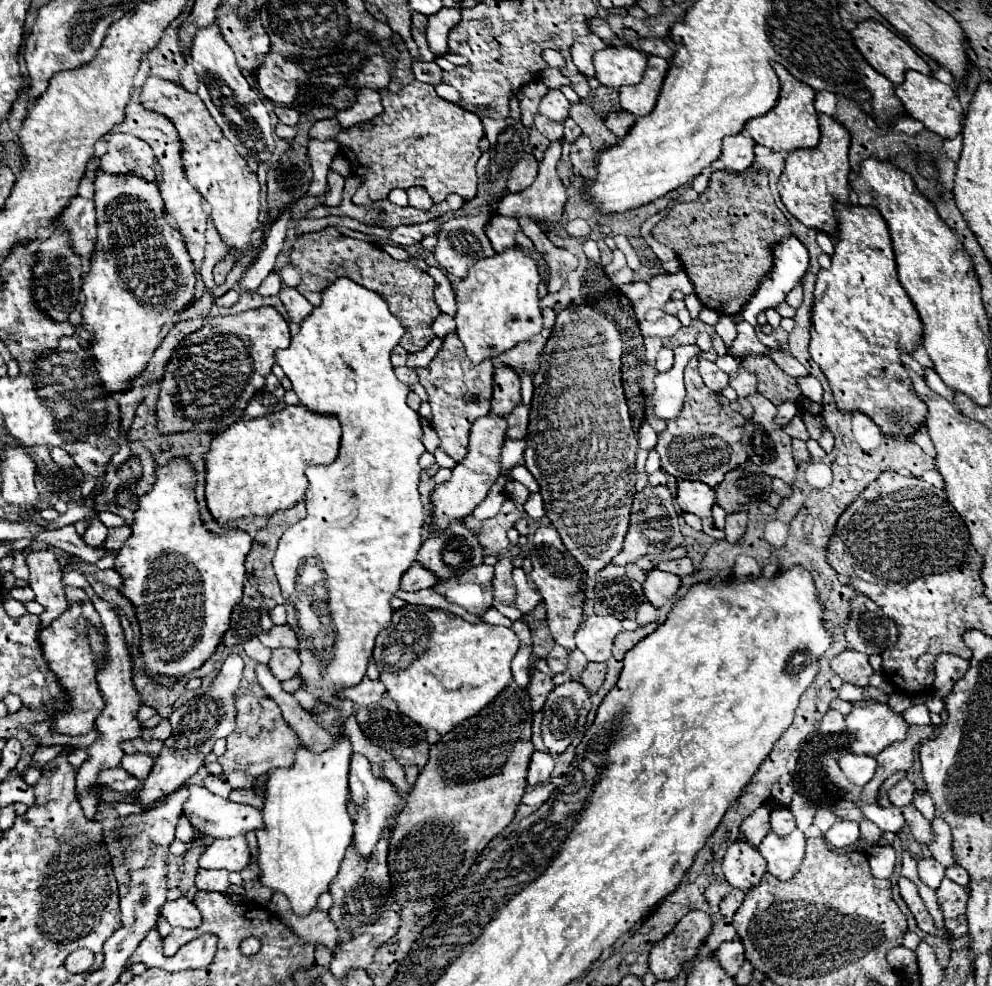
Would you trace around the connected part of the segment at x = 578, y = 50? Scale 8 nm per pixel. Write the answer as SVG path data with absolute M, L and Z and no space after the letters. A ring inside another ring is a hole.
M588 34L582 36L580 40L574 42L574 46L570 48L572 60L576 64L576 68L584 74L584 76L594 76L594 64L592 64L592 56L598 50L604 50L606 44L596 36L596 34Z

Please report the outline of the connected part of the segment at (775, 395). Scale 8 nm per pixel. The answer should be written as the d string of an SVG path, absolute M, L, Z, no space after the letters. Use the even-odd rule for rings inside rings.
M764 354L746 356L742 360L742 366L758 376L758 380L760 380L758 392L764 394L772 404L776 404L776 406L780 406L782 402L802 404L802 400L806 398L800 392L798 382L792 376L784 374L770 356L764 356Z

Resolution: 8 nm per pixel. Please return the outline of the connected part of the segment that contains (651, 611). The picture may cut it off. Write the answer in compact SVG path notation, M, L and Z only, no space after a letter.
M644 602L640 608L638 608L638 616L636 616L636 622L638 626L646 626L646 624L652 624L658 620L658 610L650 604L650 602Z

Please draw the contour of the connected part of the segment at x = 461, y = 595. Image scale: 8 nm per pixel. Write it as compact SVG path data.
M480 564L444 584L436 584L436 592L442 594L448 602L466 608L468 612L482 616L492 606L492 580L494 568Z

